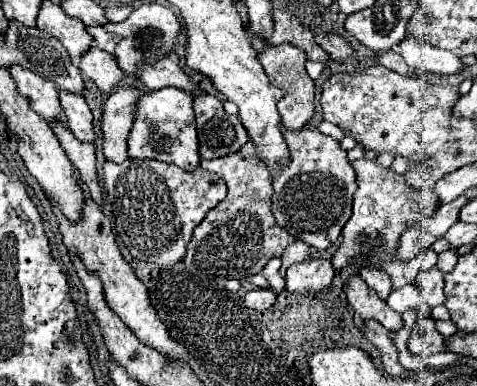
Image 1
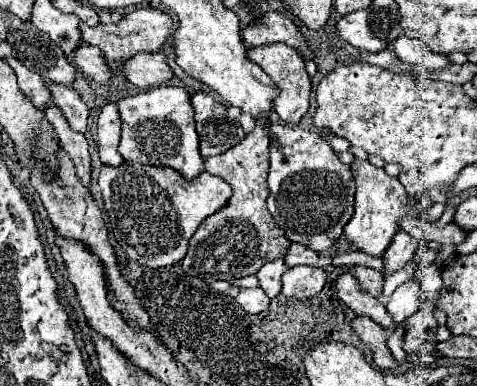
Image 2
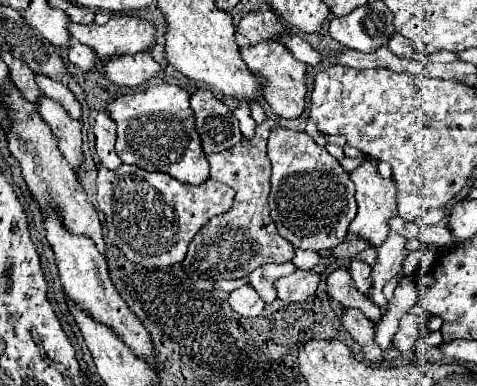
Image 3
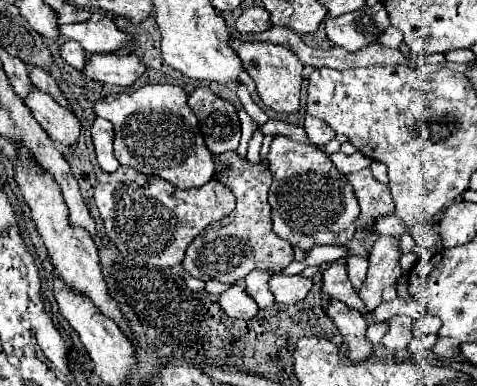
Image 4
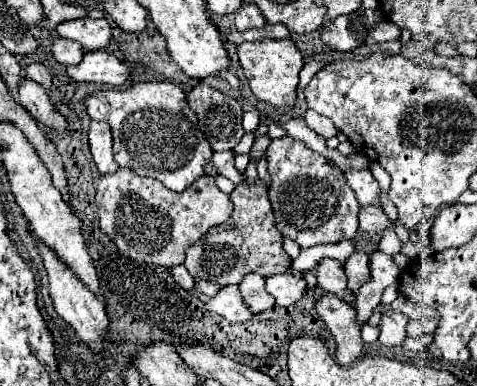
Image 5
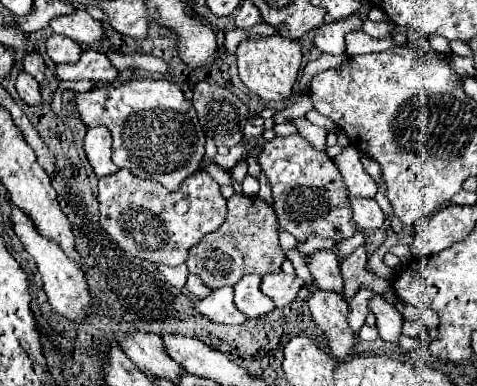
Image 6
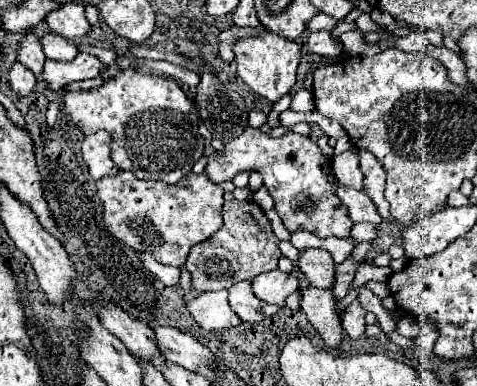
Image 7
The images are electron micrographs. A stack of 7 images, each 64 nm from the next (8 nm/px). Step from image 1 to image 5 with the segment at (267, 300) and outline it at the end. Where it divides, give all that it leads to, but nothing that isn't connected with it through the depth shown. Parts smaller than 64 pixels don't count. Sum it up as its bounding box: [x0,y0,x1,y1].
[204,286,252,322]

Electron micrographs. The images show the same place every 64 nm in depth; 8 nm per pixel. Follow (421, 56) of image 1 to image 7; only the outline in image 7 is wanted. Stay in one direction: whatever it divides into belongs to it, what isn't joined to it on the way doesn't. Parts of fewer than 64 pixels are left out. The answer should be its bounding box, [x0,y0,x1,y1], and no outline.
[356,14,378,32]

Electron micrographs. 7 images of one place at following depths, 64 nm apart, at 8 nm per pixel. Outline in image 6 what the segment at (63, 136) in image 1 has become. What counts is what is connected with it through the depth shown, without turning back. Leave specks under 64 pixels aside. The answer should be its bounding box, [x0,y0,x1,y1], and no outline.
[14,70,42,106]

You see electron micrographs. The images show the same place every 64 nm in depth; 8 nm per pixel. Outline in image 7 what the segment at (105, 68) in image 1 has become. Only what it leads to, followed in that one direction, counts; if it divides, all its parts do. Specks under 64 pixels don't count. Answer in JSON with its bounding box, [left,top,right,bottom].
[40,34,78,62]

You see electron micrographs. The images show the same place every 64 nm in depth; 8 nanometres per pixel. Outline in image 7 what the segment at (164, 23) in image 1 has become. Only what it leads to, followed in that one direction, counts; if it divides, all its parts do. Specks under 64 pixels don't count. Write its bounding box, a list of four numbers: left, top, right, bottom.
[46,2,90,40]

